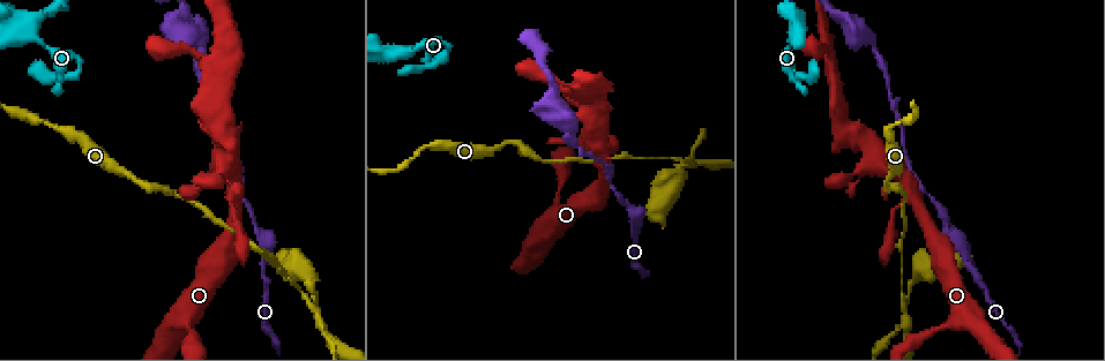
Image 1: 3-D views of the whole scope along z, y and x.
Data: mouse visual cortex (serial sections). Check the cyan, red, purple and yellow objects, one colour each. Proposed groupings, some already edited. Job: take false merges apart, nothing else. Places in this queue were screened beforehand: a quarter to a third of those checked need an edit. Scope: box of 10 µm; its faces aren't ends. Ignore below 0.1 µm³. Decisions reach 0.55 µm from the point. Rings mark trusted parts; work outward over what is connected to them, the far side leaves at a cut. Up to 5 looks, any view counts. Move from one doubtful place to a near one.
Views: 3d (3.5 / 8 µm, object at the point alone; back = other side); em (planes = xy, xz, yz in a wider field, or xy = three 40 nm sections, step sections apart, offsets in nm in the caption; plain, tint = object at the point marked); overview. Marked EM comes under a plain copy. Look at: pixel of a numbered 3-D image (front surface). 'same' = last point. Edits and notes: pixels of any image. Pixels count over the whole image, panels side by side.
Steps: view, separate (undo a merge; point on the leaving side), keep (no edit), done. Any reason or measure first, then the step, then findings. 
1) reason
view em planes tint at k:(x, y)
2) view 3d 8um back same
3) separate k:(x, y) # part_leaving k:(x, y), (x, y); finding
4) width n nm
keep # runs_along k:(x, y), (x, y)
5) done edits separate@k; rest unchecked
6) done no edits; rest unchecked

view 3d 3.5um at 1:(310, 304)

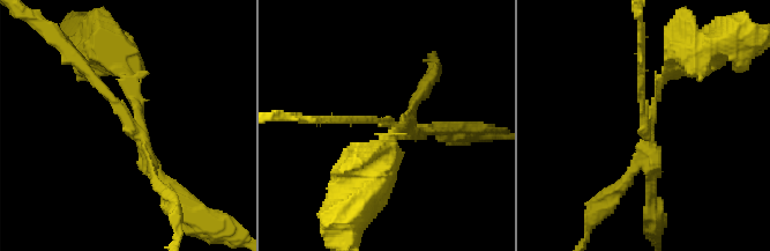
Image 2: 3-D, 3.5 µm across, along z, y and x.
arms 3; arm_widths 150, 200, 200 nm; now the EM
view em planes tint at 2:(646, 120)

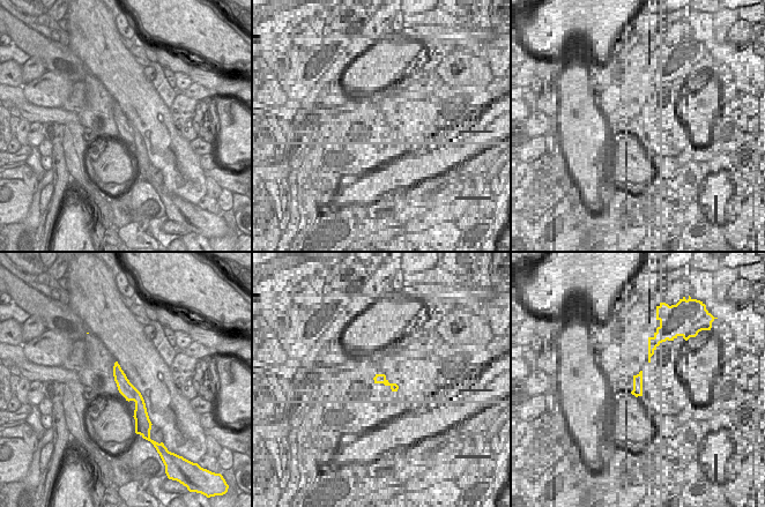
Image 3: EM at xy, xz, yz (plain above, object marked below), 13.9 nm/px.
separate 2:(384, 137) # part_leaving 2:(393, 128), (367, 170), (364, 193); two cells meet here

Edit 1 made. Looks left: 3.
narrows sharply
view 3d 3.5um back at 1:(26, 32)

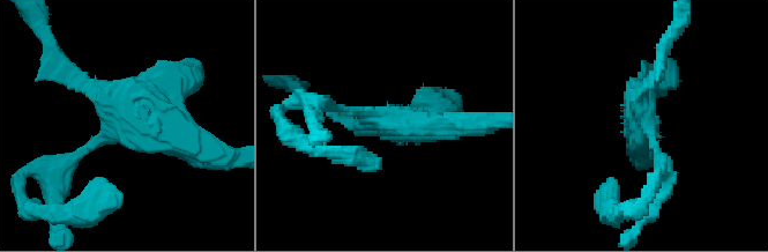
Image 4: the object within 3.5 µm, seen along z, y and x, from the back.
arms 4; arm_widths 150, 150, 300, 350 nm
view em xy step 1 tint at 4:(124, 125)

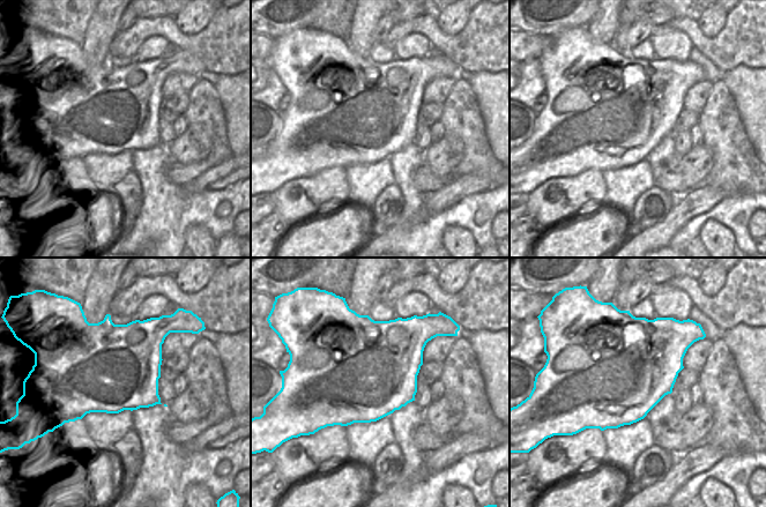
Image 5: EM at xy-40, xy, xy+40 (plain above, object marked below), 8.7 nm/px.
keep # runs_along 4:(62, 170), (183, 78); one cell here

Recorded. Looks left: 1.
done edits separate@2; rest unchecked

